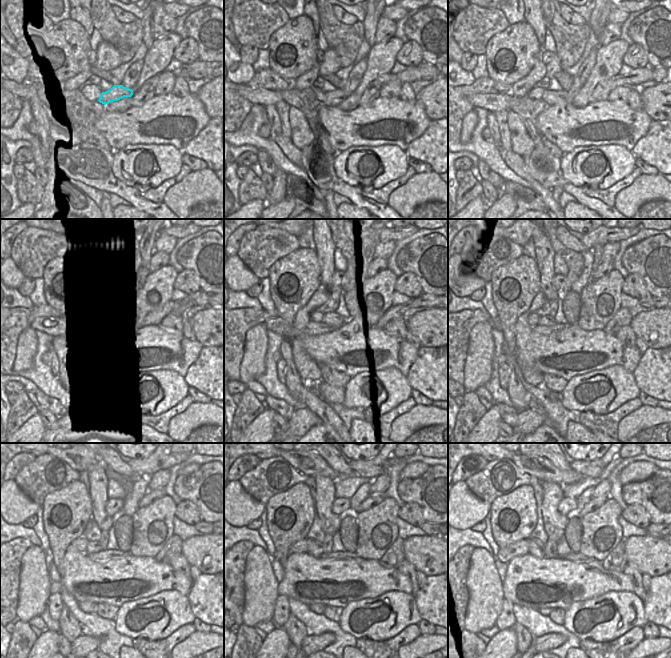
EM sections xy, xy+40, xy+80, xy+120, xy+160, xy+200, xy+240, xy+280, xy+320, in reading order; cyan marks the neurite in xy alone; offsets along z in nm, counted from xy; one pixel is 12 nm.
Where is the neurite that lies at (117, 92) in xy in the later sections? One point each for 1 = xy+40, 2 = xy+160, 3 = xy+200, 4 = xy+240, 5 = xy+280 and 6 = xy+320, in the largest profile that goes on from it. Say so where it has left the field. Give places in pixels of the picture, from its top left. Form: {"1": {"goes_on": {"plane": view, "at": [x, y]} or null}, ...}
{"1": {"goes_on": {"plane": "xy+40", "at": [329, 97]}}, "2": {"goes_on": {"plane": "xy+160", "at": [333, 319]}}, "3": {"goes_on": {"plane": "xy+200", "at": [545, 320]}}, "4": {"goes_on": {"plane": "xy+240", "at": [92, 546]}}, "5": {"goes_on": {"plane": "xy+280", "at": [315, 548]}}, "6": {"goes_on": {"plane": "xy+320", "at": [536, 547]}}}

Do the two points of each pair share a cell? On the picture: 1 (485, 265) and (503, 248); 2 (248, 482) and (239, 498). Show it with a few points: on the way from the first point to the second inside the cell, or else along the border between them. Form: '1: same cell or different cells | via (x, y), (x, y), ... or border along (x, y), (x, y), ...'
1: same cell | via (489, 261), (499, 251)
2: different cells | border along (238, 481), (251, 496), (263, 503)

